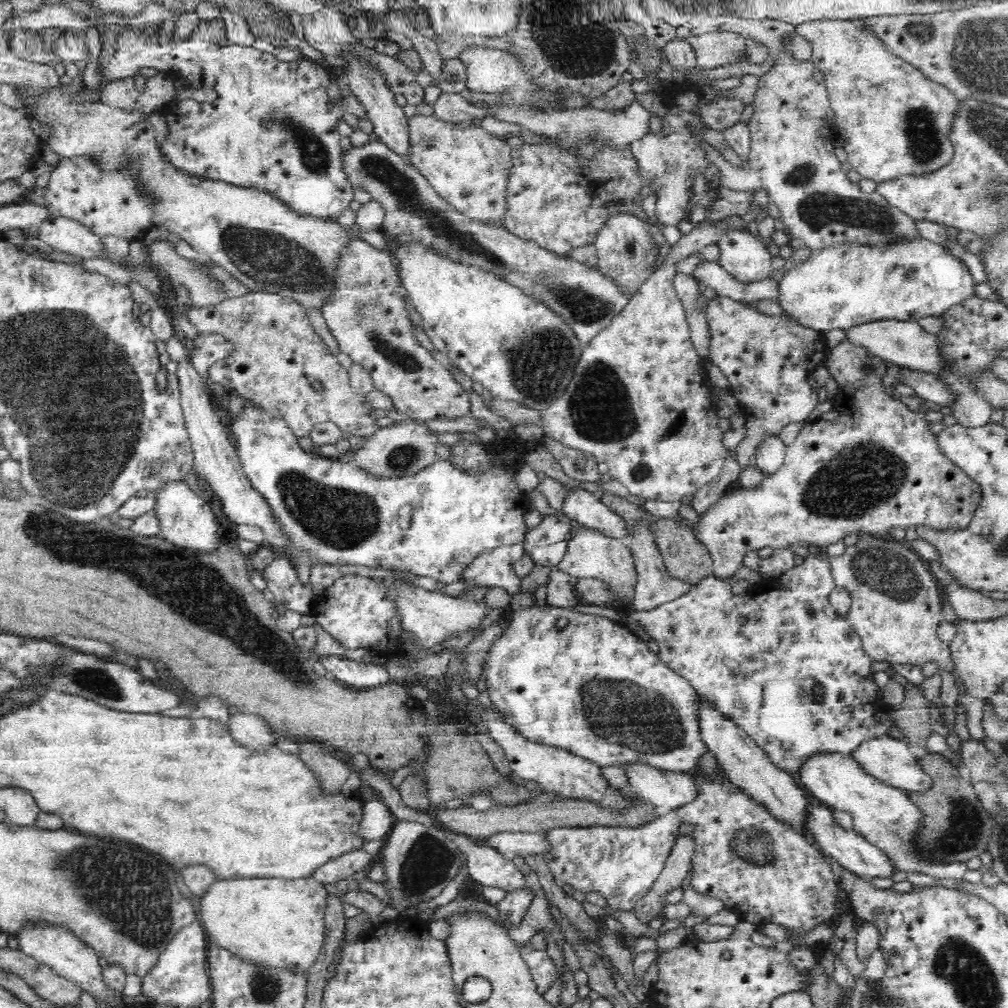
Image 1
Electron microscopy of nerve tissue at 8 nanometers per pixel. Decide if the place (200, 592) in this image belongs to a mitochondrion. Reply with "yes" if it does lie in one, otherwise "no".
yes

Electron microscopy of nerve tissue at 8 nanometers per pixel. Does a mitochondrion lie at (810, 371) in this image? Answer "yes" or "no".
no

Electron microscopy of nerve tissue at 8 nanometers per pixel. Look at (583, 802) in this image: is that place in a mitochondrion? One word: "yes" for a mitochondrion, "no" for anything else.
no

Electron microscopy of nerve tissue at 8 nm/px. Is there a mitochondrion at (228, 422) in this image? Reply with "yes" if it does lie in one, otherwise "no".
no

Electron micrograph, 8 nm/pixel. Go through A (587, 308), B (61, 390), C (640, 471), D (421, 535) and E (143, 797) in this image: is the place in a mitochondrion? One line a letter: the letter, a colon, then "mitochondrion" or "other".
A: mitochondrion
B: mitochondrion
C: mitochondrion
D: other
E: other

